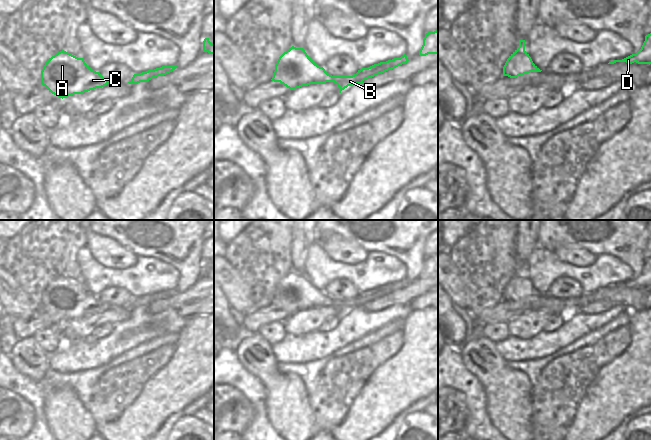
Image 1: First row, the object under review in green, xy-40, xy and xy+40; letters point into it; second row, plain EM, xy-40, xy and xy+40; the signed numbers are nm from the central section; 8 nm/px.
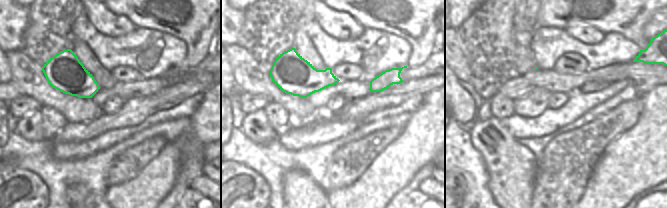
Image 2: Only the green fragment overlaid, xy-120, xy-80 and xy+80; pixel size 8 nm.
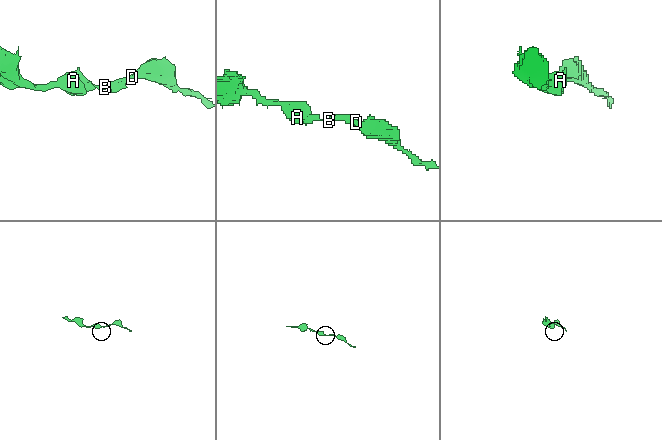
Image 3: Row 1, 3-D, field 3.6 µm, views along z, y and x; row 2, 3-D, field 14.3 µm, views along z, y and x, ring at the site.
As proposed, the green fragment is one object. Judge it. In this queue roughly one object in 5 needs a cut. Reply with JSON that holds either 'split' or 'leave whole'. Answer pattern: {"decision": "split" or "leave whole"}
{"decision": "leave whole"}

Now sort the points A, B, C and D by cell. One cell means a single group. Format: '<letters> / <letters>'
A B C D

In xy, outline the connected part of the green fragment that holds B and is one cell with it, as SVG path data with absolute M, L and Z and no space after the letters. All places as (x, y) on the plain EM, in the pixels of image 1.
M292 270L279 281L271 304L280 306L290 314L310 308L334 306L341 317L348 310L363 308L364 304L406 288L408 285L409 283L404 278L400 282L362 292L352 300L332 300L323 291L318 290L303 272Z

